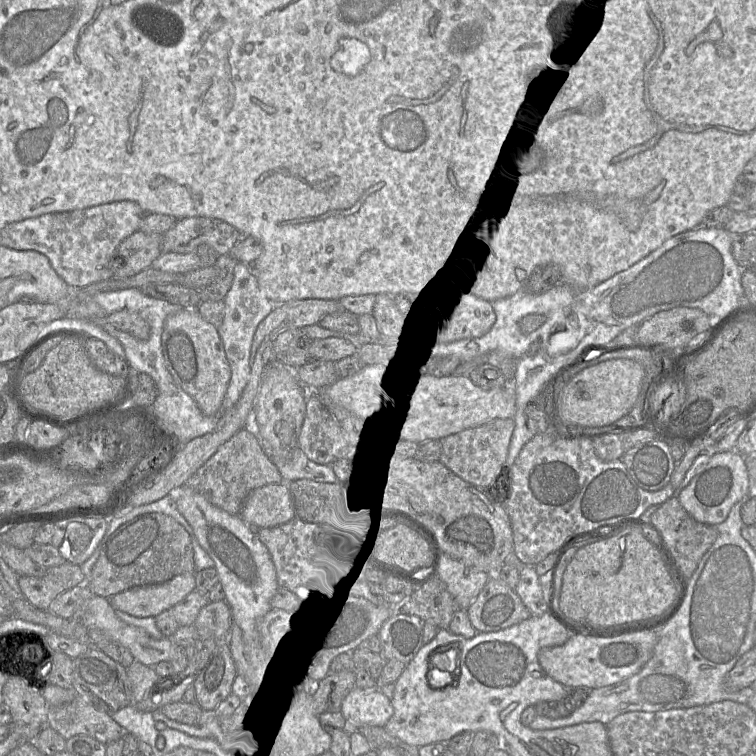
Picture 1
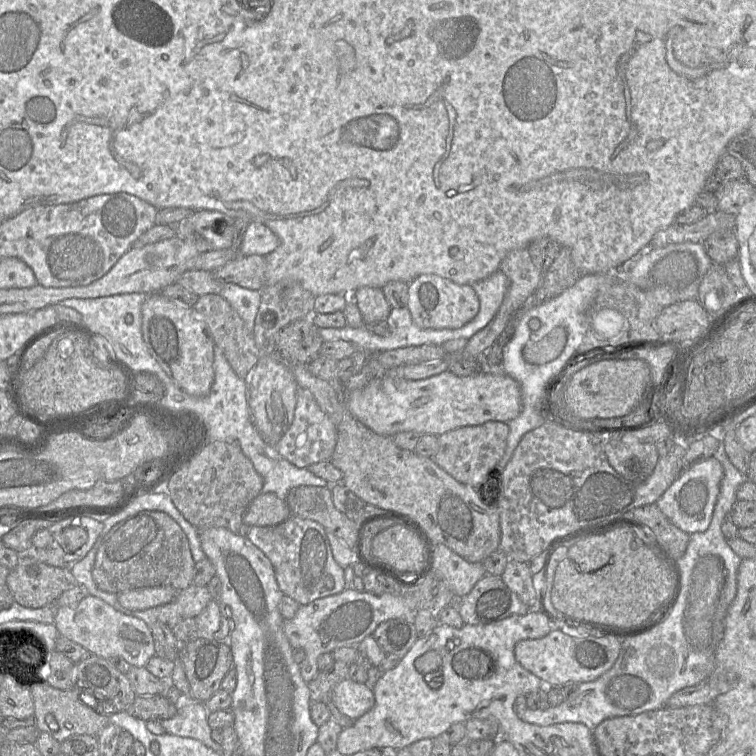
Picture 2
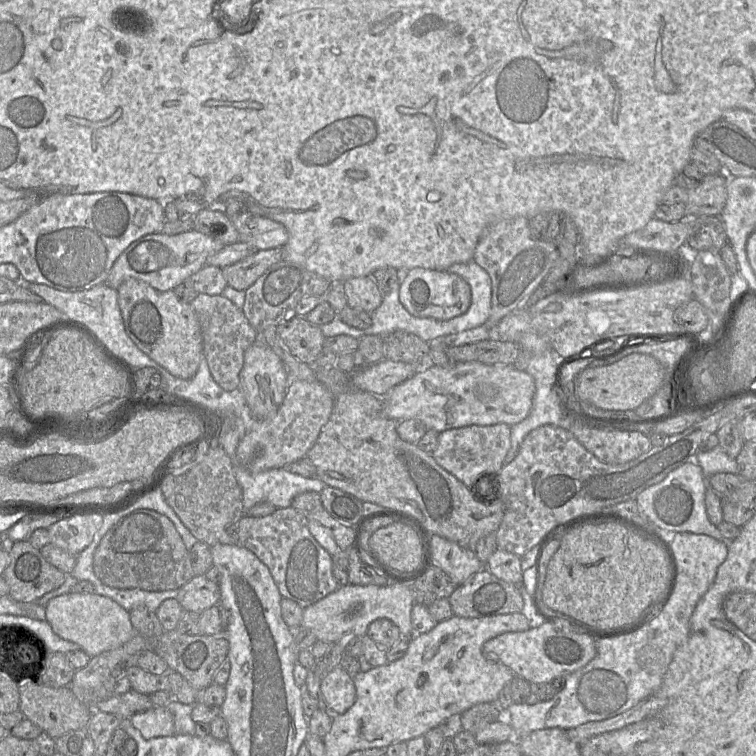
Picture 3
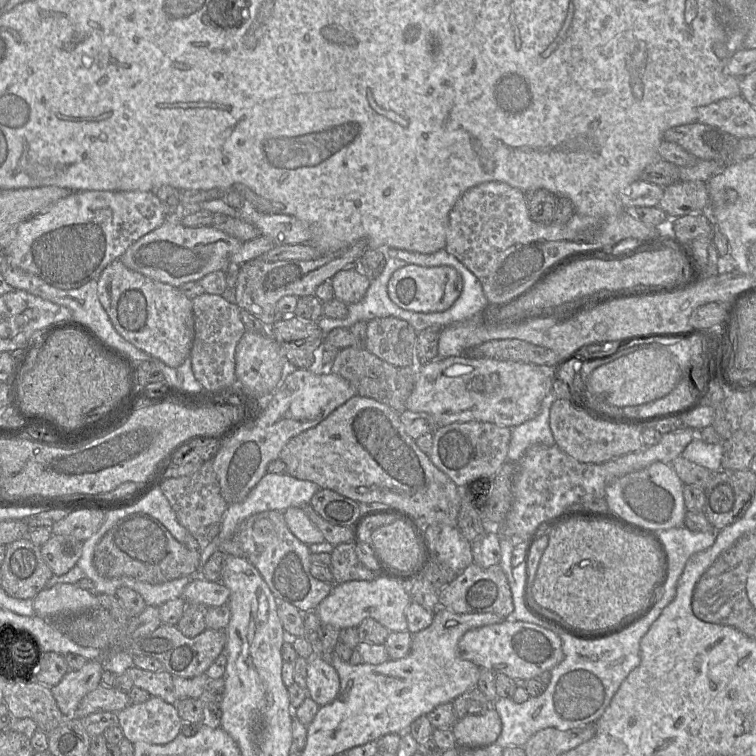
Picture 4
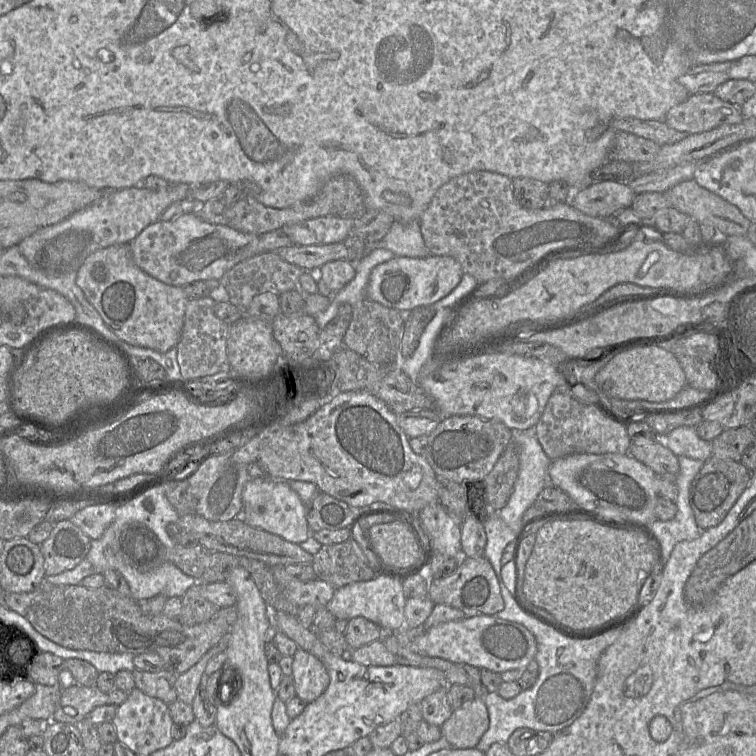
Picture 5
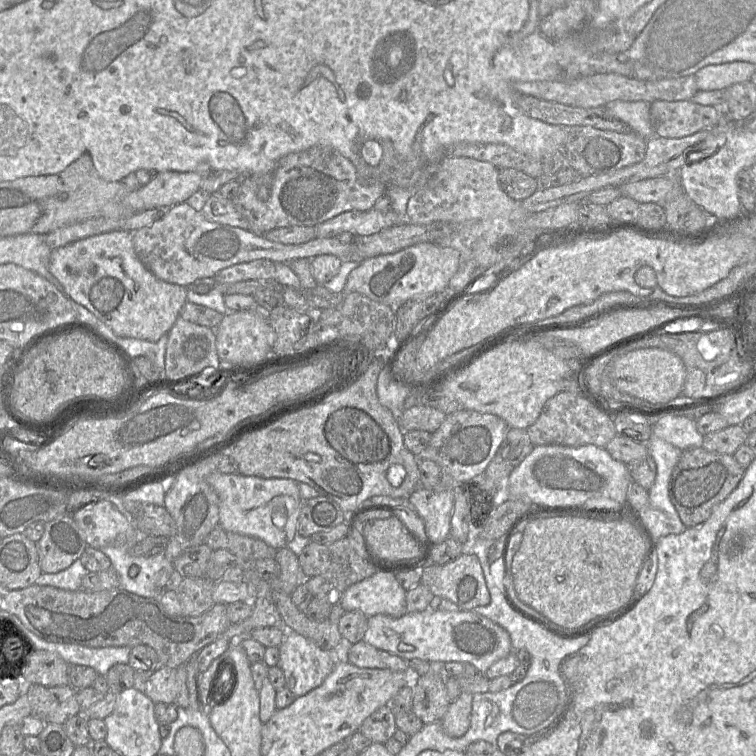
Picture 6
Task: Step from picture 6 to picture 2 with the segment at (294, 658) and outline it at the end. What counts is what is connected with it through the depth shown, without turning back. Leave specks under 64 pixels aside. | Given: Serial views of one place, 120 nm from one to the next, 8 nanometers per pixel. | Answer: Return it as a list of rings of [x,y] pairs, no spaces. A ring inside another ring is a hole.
[[[347,678],[338,683],[330,694],[330,700],[341,713],[356,720],[375,704],[372,689],[366,684]]]

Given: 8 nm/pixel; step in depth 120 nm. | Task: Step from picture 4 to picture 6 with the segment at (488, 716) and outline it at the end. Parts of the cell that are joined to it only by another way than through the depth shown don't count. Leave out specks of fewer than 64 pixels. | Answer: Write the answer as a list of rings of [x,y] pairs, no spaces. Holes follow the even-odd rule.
[[[463,691],[442,718],[442,728],[452,738],[462,737],[470,726],[473,694]]]

